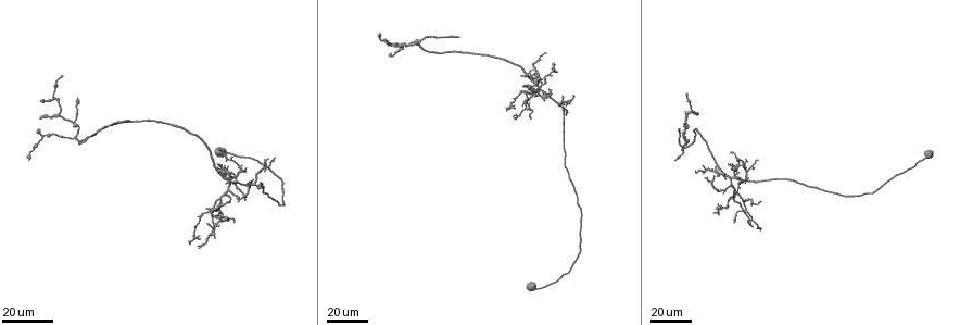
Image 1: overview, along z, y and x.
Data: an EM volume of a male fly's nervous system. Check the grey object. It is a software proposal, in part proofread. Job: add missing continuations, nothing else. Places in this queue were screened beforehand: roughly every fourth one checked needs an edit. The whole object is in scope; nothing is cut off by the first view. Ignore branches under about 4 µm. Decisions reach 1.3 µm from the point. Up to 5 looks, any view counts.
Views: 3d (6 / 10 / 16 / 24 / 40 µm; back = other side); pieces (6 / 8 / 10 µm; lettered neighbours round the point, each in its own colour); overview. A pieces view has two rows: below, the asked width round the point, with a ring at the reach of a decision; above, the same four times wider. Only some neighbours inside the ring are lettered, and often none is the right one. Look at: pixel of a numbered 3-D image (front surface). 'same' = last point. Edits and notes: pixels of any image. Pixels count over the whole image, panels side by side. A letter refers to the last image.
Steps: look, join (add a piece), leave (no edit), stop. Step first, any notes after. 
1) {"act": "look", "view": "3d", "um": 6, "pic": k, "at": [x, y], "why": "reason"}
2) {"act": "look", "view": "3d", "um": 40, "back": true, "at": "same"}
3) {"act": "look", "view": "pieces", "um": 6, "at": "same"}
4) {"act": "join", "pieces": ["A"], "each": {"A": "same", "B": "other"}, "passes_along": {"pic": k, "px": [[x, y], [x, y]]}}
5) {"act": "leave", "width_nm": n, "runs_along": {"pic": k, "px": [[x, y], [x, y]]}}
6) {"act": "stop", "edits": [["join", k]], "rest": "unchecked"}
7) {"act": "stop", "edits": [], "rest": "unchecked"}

{"act": "look", "view": "3d", "um": 40, "pic": 1, "at": [757, 161], "why": "thin end"}

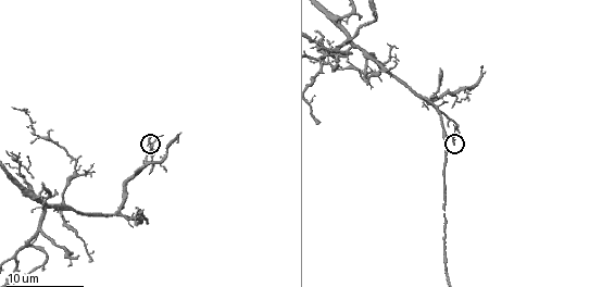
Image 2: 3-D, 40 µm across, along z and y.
{"act": "look", "view": "3d", "um": 10, "pic": 2, "at": [453, 145], "why": "zoom in"}

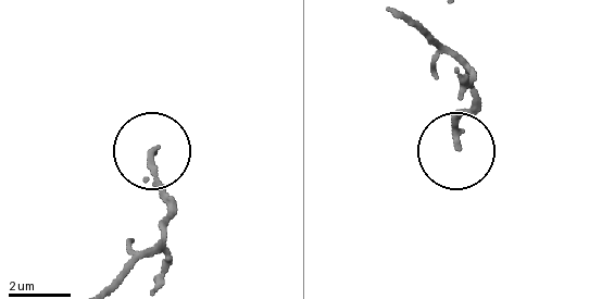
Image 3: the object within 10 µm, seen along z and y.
{"act": "look", "view": "pieces", "um": 8, "pic": 3, "at": [153, 150]}

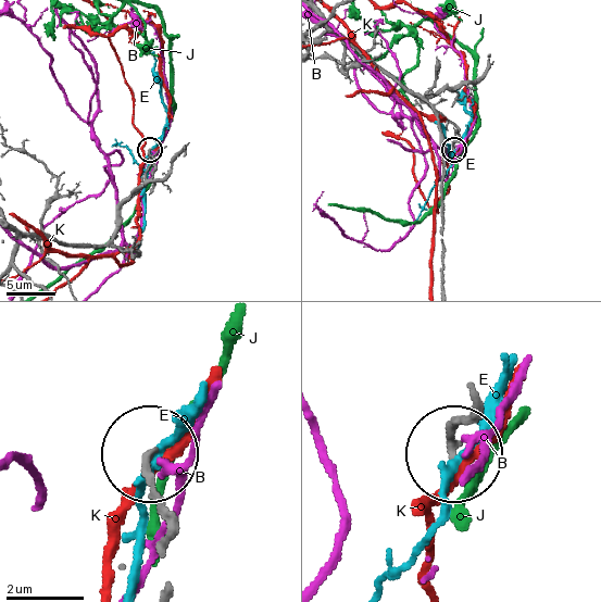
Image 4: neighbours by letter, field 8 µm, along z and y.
{"act": "leave", "width_nm": 190, "each": {"B": "other", "E": "other", "J": "other", "K": "other"}, "runs_along": {"pic": 4, "px": [[474, 400], [454, 446]]}, "found": "no lettered piece goes on from it"}

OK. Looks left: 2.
{"act": "look", "view": "3d", "um": 6, "pic": 2, "at": [151, 172], "why": "thin end"}

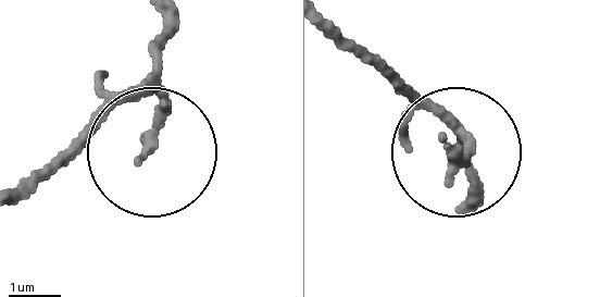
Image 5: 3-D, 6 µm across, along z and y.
{"act": "look", "view": "pieces", "um": 8, "pic": 5, "at": [146, 155]}

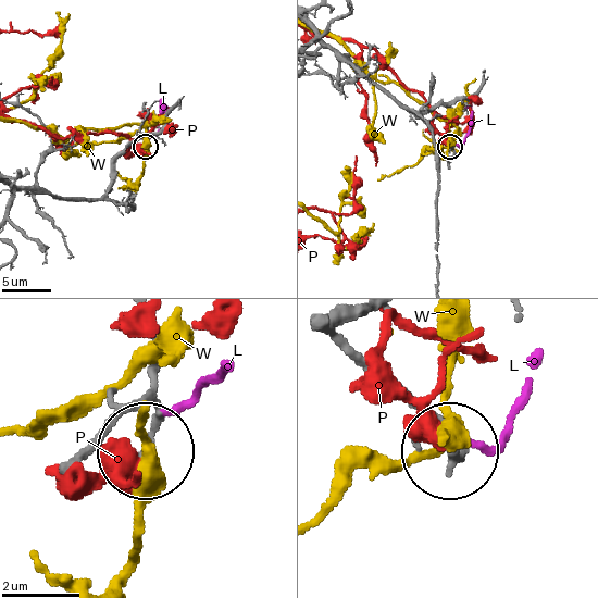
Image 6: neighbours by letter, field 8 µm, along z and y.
{"act": "leave", "each": {"L": "other", "P": "other", "W": "other"}, "found": "no lettered piece goes on from it"}

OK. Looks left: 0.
{"act": "stop", "edits": [], "rest": "unchecked"}

